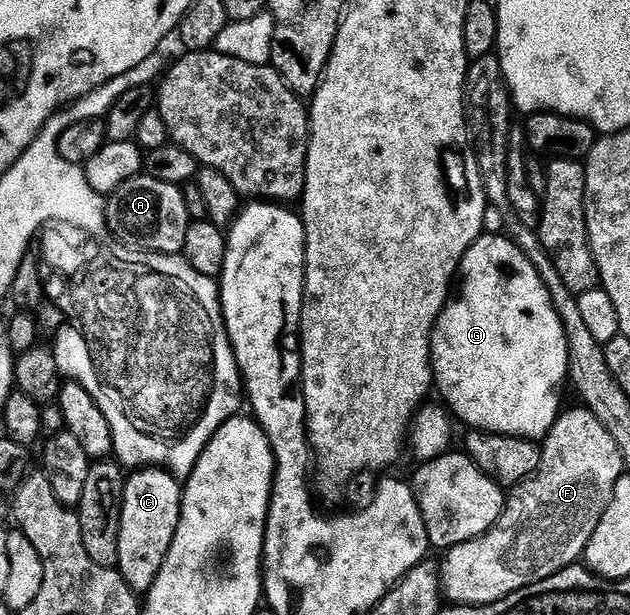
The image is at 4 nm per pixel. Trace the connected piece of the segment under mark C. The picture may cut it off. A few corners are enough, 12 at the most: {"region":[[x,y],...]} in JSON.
{"region":[[129,472],[116,570],[149,591],[181,521],[183,484]]}

